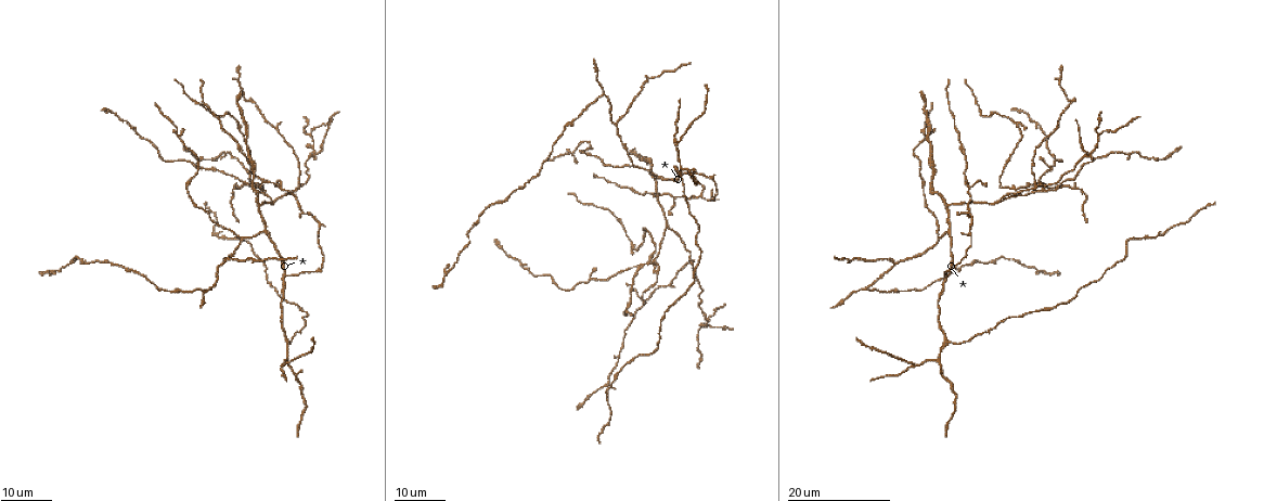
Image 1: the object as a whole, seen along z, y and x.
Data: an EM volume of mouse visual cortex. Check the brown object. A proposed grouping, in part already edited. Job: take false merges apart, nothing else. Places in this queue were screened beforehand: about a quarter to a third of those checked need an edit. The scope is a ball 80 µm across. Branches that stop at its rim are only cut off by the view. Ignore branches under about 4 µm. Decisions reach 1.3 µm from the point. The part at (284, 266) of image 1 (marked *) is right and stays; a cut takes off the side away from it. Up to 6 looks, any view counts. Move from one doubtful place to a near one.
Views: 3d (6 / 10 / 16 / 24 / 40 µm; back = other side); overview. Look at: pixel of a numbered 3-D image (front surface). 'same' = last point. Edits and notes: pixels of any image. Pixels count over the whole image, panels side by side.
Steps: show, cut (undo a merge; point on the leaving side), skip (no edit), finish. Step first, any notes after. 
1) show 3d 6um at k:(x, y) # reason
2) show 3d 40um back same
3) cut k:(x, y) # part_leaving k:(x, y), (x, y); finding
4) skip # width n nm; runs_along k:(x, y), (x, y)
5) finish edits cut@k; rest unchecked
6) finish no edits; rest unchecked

show 3d 16um at 1:(697, 195) # four-way junction

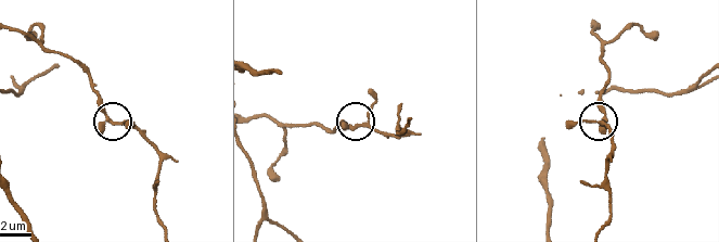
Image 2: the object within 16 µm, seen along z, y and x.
show 3d 10um at 2:(364, 125)

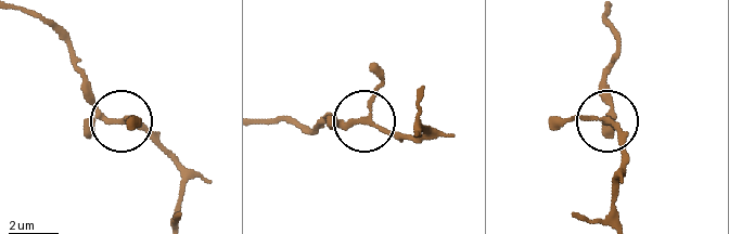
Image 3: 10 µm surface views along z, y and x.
skip # arms 4; runs_along 3:(619, 220), (614, 202), (619, 140), (608, 121), (608, 74); all the same neuron

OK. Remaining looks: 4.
show 3d 24um at 1:(1088, 156) # three-way junction

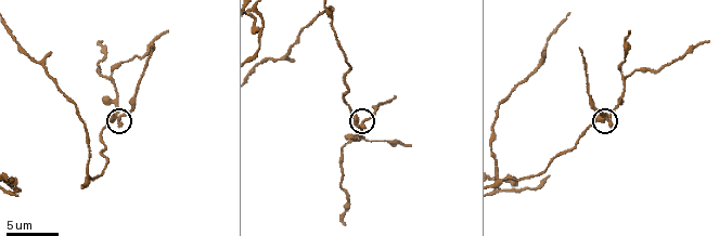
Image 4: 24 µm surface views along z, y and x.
show 3d 10um at 4:(119, 117) # zoom in

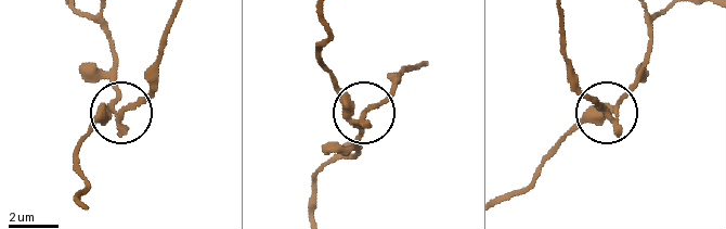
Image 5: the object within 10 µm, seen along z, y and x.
cut 5:(144, 100) # part_leaving 5:(117, 111), (133, 109), (148, 92), (172, 11); a second neuron is stuck on

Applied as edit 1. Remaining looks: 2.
show 3d 24um at 1:(949, 342)

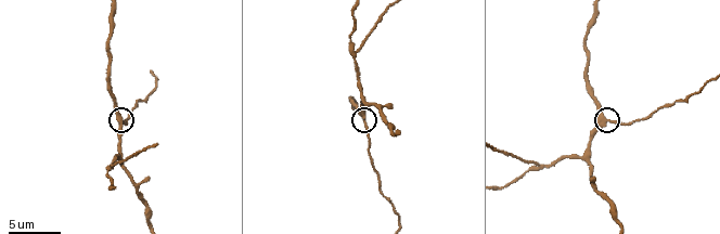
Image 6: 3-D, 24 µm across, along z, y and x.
show 3d 6um at 6:(364, 121)

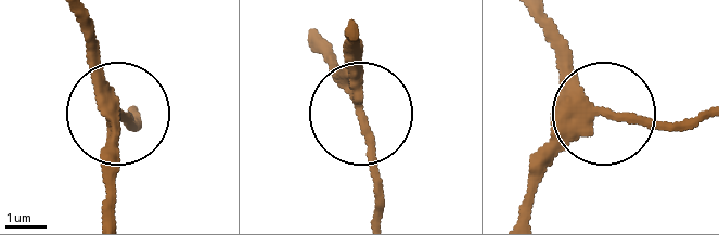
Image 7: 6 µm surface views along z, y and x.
skip # runs_along 7:(527, 12), (593, 116), (531, 185); all the same neuron

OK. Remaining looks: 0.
finish edits cut@5; rest unchecked

